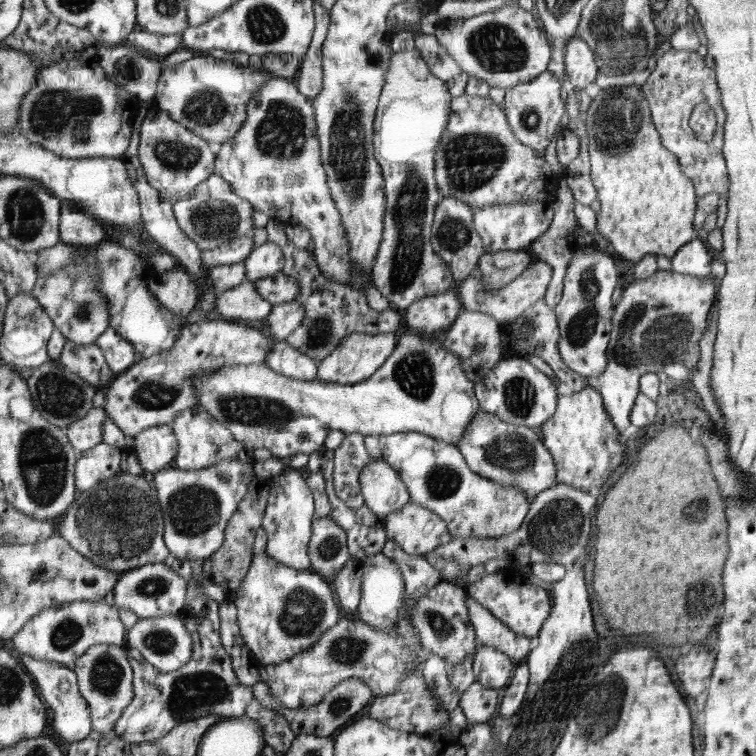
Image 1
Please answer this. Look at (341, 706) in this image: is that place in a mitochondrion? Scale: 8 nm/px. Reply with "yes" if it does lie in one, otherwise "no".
yes

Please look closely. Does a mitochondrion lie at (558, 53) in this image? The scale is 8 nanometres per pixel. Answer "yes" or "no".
no

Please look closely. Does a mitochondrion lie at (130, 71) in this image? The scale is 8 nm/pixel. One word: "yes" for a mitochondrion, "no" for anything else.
no

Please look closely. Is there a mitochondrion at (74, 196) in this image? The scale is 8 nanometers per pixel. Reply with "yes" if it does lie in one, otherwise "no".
no

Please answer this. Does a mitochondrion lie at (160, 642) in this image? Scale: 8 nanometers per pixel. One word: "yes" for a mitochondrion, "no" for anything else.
yes

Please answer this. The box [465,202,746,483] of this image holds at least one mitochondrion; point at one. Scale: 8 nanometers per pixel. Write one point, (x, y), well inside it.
(644, 334)

